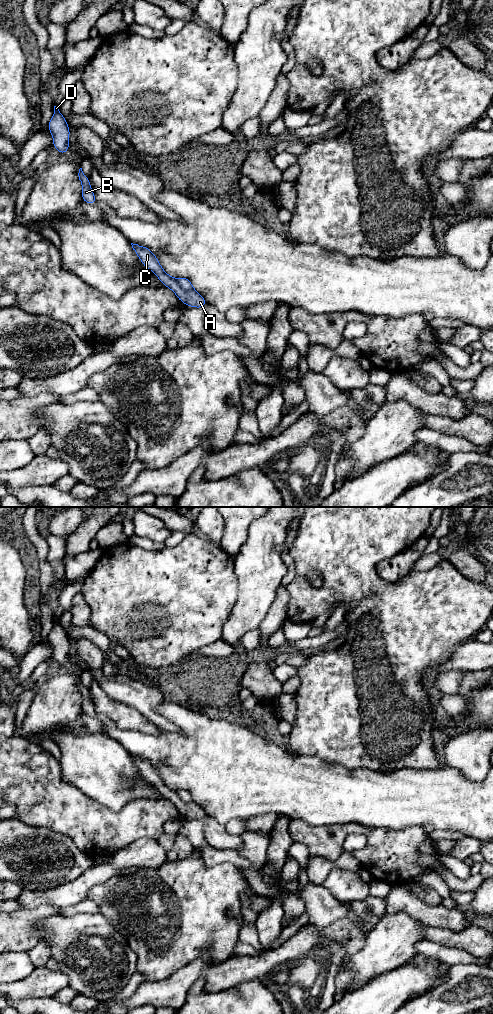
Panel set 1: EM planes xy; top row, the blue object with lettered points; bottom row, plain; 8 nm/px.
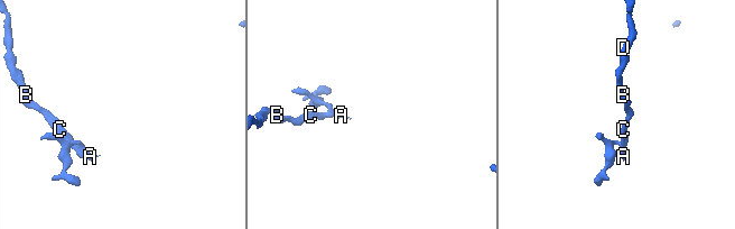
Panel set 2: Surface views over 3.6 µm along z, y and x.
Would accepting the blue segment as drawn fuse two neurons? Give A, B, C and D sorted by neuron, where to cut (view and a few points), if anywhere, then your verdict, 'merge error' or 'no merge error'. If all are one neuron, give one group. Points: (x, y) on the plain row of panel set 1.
groups A B C D; cut none; no merge error

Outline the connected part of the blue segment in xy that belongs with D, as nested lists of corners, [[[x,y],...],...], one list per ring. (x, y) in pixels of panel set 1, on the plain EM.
[[[54,618],[53,629],[48,635],[49,644],[53,648],[52,657],[59,663],[60,666],[67,665],[69,661],[70,641],[67,632],[59,623],[59,618]]]

